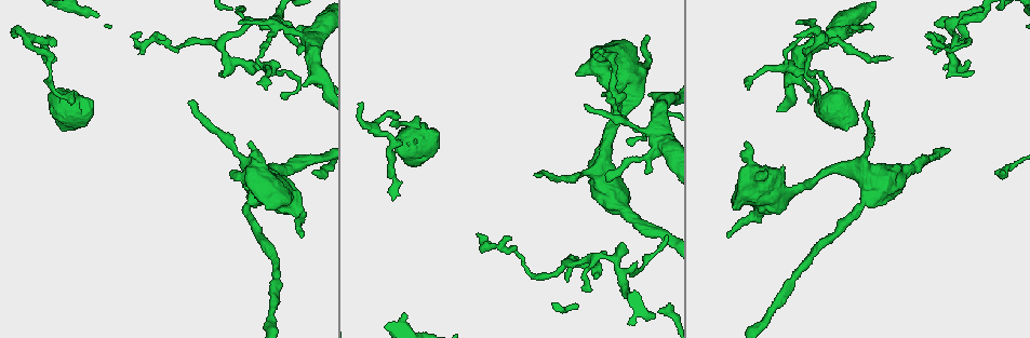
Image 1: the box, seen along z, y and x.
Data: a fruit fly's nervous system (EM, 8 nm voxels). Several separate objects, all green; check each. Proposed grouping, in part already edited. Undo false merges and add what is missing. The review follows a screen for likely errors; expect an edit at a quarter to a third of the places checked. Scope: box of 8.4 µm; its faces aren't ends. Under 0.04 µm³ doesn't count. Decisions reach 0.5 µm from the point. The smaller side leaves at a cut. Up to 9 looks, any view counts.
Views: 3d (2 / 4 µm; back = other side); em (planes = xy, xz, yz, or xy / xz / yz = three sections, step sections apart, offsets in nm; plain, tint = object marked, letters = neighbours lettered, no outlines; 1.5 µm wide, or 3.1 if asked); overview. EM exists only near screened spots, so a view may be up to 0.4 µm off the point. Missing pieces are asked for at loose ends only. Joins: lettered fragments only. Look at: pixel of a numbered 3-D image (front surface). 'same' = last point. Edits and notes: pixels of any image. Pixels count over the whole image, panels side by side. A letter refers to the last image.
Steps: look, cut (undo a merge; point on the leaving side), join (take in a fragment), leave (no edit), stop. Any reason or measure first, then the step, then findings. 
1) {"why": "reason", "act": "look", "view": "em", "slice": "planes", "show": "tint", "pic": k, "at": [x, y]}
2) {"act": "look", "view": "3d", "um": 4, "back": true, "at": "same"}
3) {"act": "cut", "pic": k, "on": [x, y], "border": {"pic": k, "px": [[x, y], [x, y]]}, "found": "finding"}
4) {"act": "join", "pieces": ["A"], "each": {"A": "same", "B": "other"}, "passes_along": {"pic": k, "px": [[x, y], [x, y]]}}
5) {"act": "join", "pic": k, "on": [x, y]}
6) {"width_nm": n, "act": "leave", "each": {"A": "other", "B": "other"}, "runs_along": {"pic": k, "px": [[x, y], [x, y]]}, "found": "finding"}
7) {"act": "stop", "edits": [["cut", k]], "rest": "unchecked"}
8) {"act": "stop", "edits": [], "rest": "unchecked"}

{"act": "look", "view": "em", "slice": "planes", "show": "tint", "pic": 1, "at": [890, 59]}

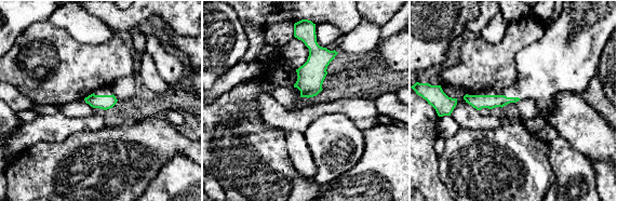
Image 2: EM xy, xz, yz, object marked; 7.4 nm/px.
{"act": "look", "view": "em", "slice": "planes", "show": "letters", "at": "same"}

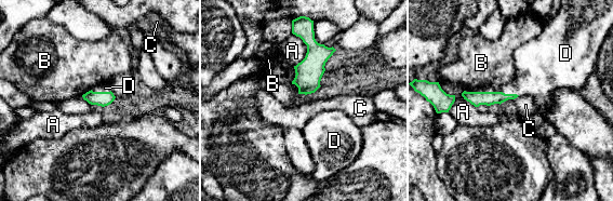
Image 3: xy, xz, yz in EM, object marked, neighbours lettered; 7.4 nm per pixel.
{"width_nm": 100, "act": "join", "pieces": ["D"], "each": {"A": "other", "B": "other", "C": "other", "D": "same"}, "passes_along": {"pic": 3, "px": [[476, 98], [492, 92], [523, 83]]}, "found": "the neuron continues"}

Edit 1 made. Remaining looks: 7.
{"act": "look", "view": "overview"}

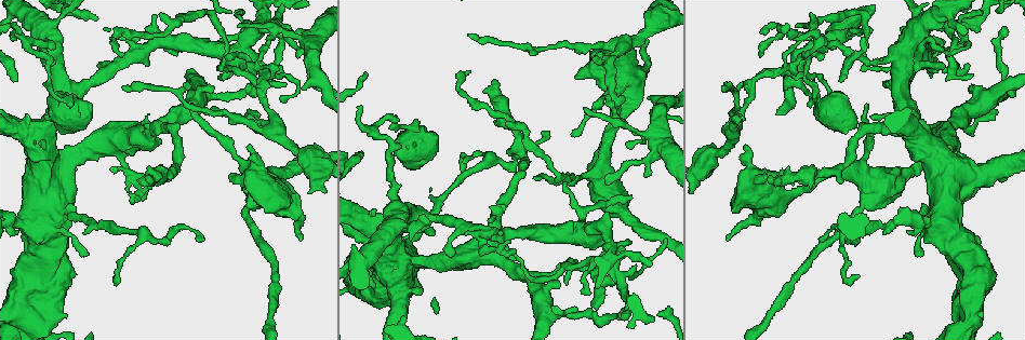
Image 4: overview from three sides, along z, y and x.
{"why": "tapers out", "act": "look", "view": "em", "slice": "planes", "show": "letters", "pic": 4, "at": [649, 40]}

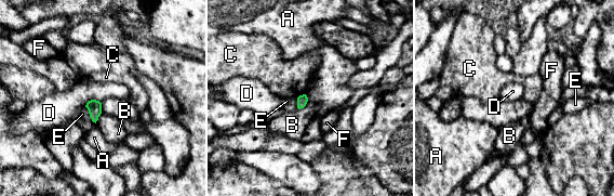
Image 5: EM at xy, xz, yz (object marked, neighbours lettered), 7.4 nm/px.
{"act": "leave", "each": {"A": "other", "B": "other", "C": "other", "D": "other", "E": "other", "F": "other"}, "border": {"pic": 5, "px": [[99, 101], [90, 100], [84, 106]]}, "found": "none of them fits"}

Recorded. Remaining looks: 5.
{"act": "stop", "edits": [["join", 3]], "rest": "unchecked"}

